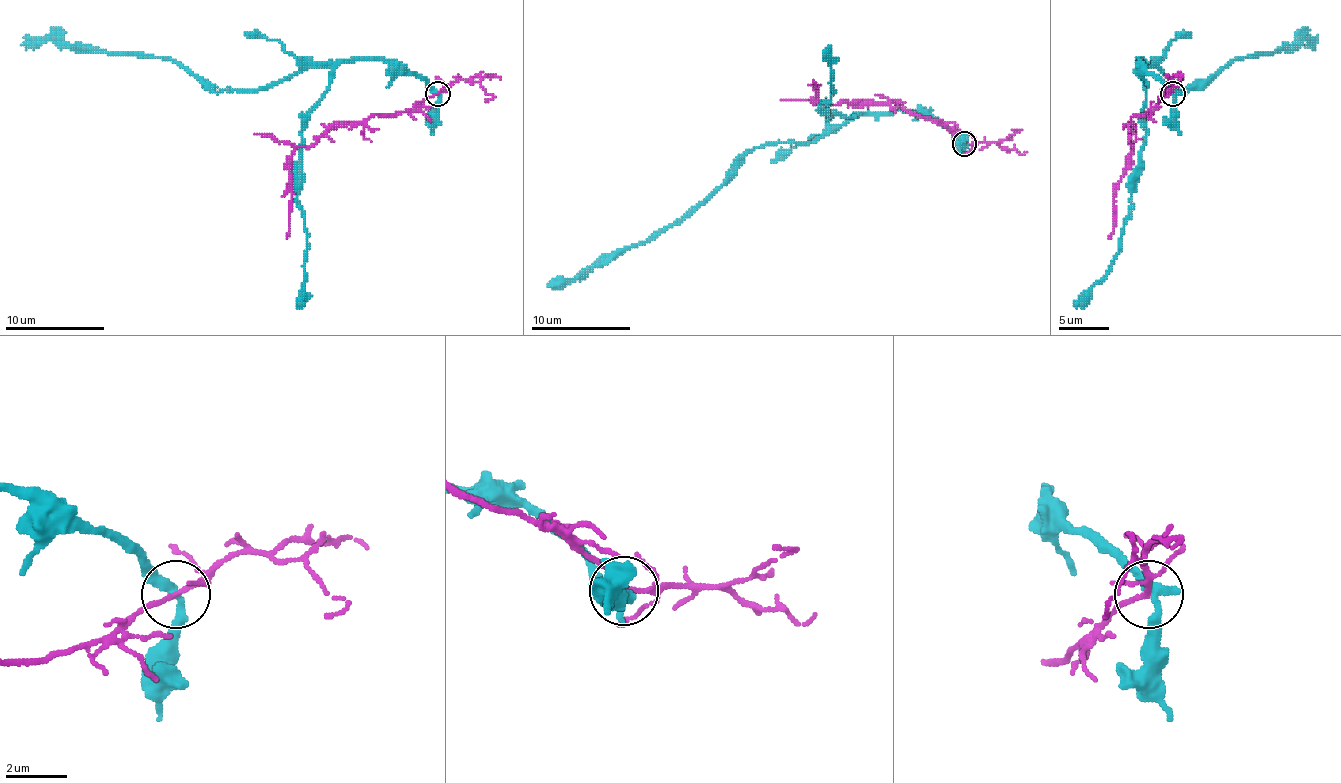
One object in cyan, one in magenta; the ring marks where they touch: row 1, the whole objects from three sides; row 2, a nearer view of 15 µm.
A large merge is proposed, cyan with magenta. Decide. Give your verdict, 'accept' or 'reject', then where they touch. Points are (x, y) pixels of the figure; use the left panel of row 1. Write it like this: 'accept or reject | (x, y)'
reject | (438, 94)

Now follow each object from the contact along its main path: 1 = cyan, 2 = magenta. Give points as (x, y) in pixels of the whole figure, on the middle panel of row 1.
1: (965, 145), (907, 110), (850, 115), (811, 142), (766, 142), (644, 241), (547, 286)
2: (965, 145), (937, 122), (893, 102), (826, 105), (818, 100), (818, 85), (813, 80)

